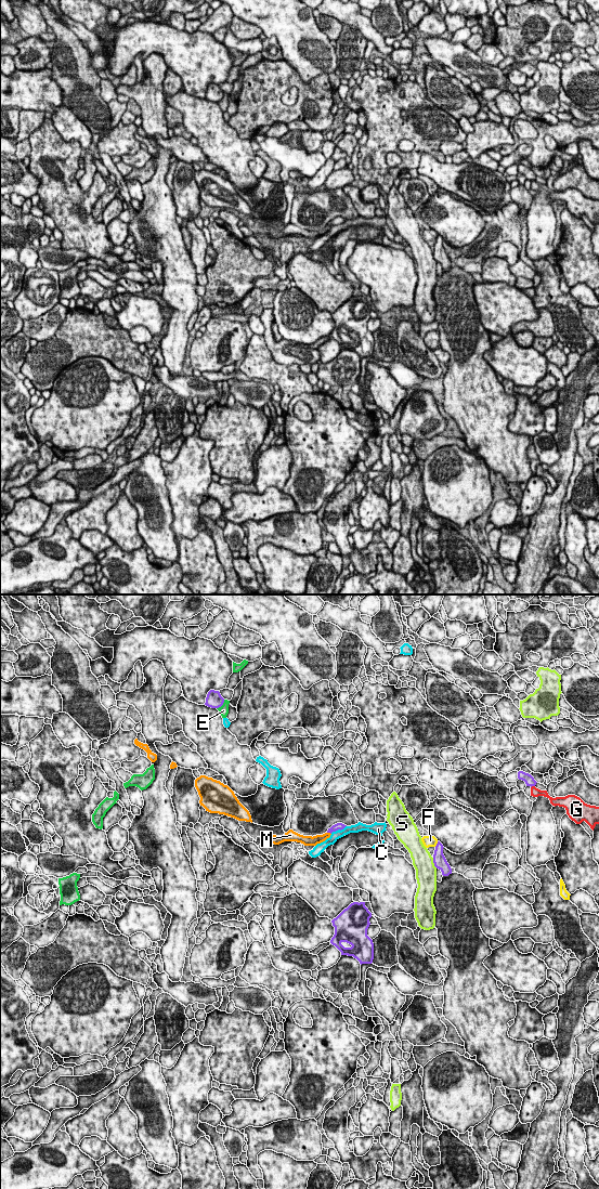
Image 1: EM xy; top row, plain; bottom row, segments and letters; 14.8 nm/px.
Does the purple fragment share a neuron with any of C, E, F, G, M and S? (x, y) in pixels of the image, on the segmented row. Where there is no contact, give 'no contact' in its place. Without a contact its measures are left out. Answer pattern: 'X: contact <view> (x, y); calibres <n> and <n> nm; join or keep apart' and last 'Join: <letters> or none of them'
C: contact xy (338, 828); calibres 100 and 130 nm; keep apart
E: contact xy (221, 705); calibres 240 and 140 nm; keep apart
F: contact xy (437, 844); calibres 190 and 160 nm; keep apart
G: contact xy (532, 785); calibres 140 and 130 nm; keep apart
M: contact xy (329, 832); calibres 100 and 130 nm; keep apart
S: contact xy (433, 862); calibres 190 and 320 nm; keep apart
Join: none of them

